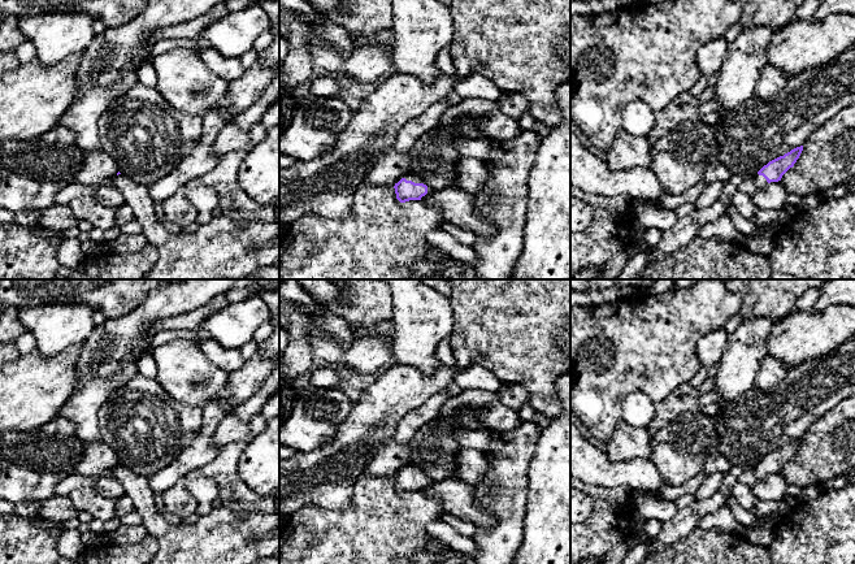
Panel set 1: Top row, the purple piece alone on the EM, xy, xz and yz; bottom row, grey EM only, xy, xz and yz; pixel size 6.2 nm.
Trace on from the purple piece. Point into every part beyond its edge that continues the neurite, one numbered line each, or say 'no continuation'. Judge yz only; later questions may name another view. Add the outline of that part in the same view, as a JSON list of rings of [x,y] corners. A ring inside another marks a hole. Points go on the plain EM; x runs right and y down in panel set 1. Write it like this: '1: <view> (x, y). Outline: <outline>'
1: yz (760, 473). Outline: [[[756,465],[754,469],[755,469],[756,481],[764,480],[768,474],[763,467]]]

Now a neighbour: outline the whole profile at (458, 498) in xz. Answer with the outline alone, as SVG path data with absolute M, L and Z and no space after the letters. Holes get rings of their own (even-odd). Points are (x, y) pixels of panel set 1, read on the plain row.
M459 477L437 483L428 482L421 491L440 502L455 517L473 522L477 528L492 529L496 524L494 509L481 508L474 498L473 487Z

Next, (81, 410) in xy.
M153 334L138 339L134 344L134 357L127 360L125 366L114 376L86 381L78 386L58 415L74 425L74 437L84 443L101 441L97 412L113 391L125 386L138 374L138 360L143 355L151 353L152 338Z

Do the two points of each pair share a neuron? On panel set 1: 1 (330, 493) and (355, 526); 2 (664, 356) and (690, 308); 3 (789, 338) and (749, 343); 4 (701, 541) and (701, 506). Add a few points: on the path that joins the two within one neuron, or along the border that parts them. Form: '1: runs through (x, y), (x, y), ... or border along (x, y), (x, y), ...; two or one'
1: border along (355, 481), (351, 500), (344, 507), (312, 507); two
2: runs through (664, 345), (664, 334), (678, 320); one
3: border along (773, 322), (767, 342), (767, 352); two
4: border along (698, 525), (672, 543); two

